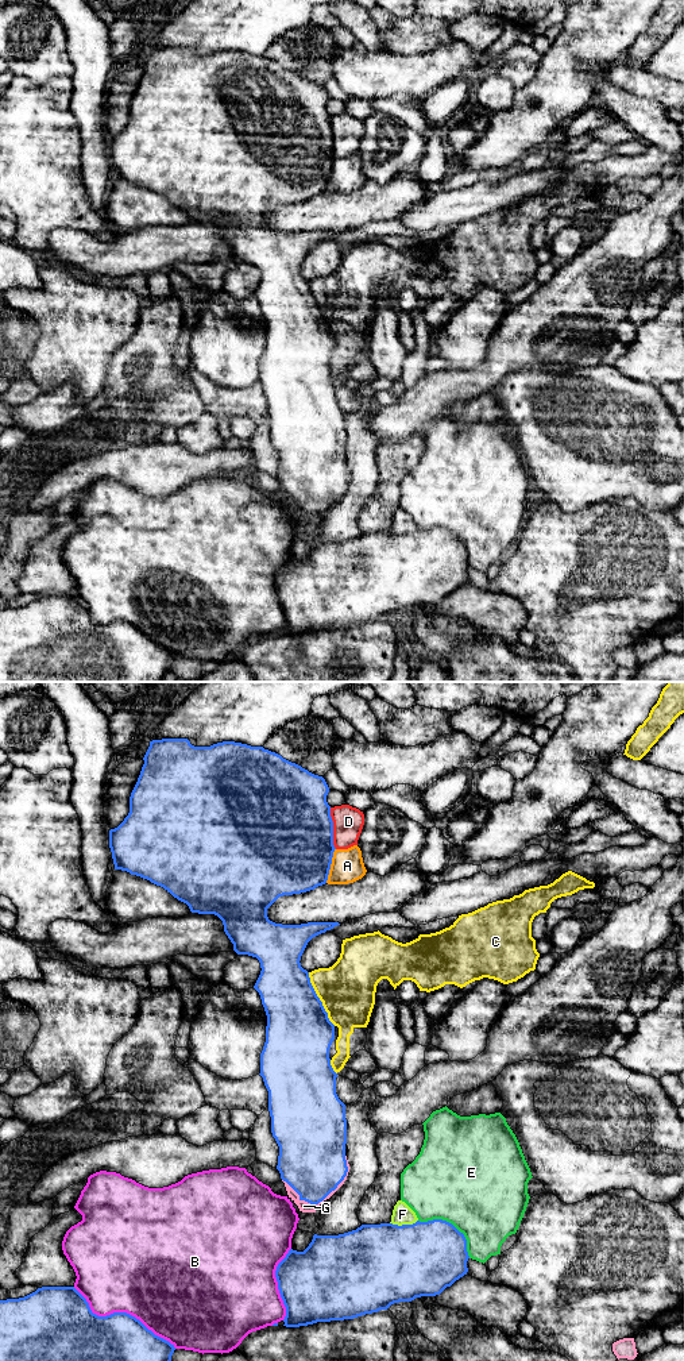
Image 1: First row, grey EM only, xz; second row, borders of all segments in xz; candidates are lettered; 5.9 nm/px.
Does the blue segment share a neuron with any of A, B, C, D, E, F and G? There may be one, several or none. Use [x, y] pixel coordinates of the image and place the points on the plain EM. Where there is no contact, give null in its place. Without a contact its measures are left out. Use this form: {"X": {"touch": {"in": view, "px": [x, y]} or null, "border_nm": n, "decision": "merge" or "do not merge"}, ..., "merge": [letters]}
{"A": {"touch": {"in": "xz", "px": [329, 174]}, "border_nm": 220, "decision": "do not merge"}, "B": {"touch": {"in": "xz", "px": [122, 621]}, "border_nm": 700, "decision": "do not merge"}, "C": {"touch": {"in": "xz", "px": [319, 308]}, "border_nm": 360, "decision": "do not merge"}, "D": {"touch": {"in": "xz", "px": [332, 137]}, "border_nm": 260, "decision": "do not merge"}, "E": {"touch": {"in": "xz", "px": [451, 532]}, "border_nm": 380, "decision": "do not merge"}, "F": {"touch": {"in": "xz", "px": [404, 534]}, "border_nm": 170, "decision": "do not merge"}, "G": {"touch": {"in": "xz", "px": [321, 509]}, "border_nm": 420, "decision": "merge"}, "merge": ["G"]}

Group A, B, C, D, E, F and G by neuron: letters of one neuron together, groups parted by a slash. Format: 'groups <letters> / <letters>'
groups A / B / C / D / E / F / G

